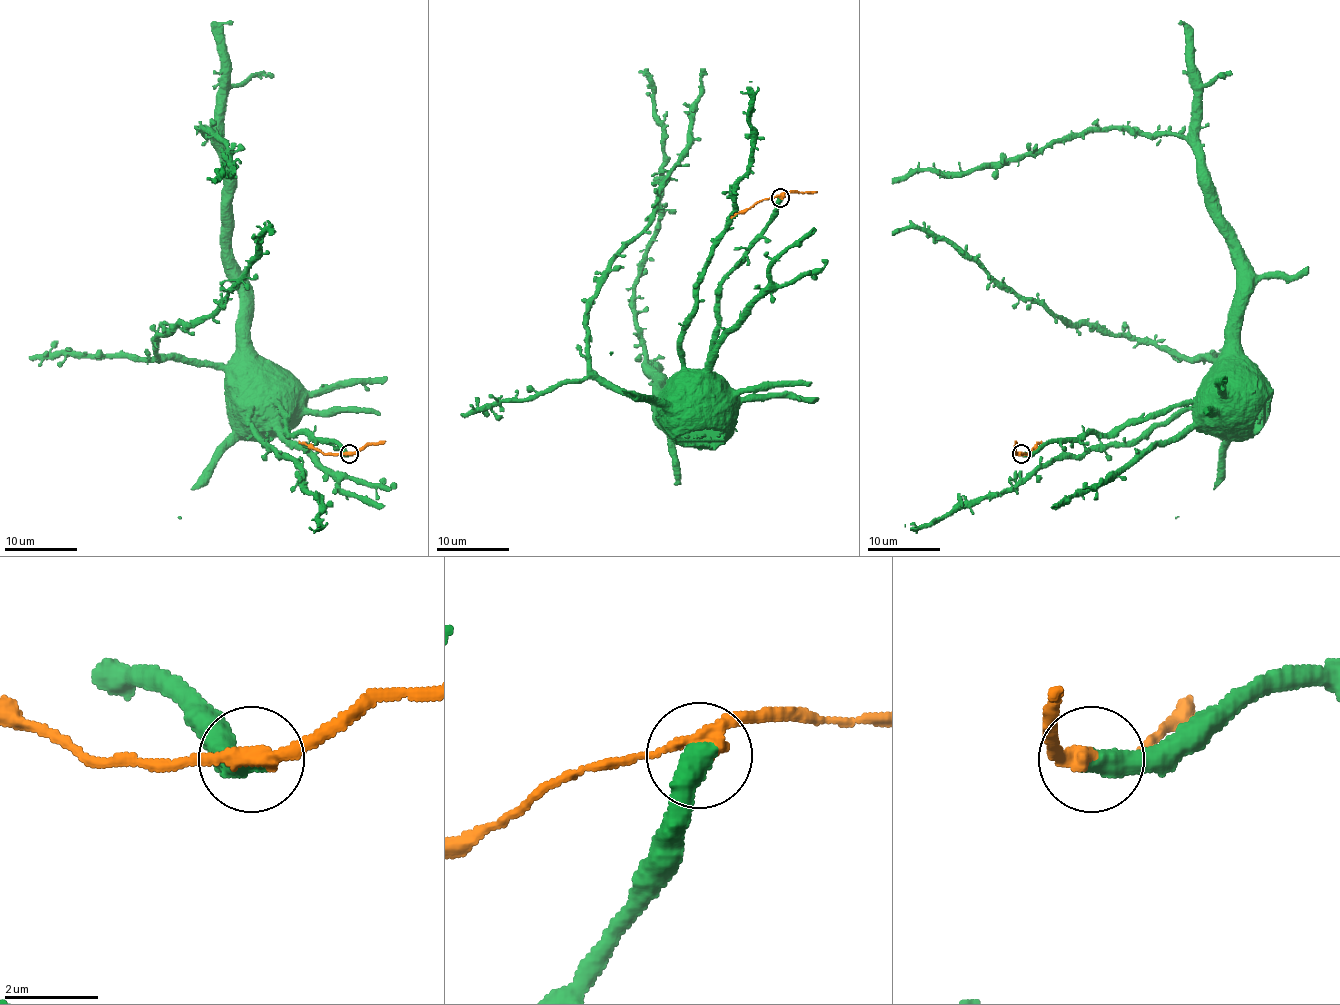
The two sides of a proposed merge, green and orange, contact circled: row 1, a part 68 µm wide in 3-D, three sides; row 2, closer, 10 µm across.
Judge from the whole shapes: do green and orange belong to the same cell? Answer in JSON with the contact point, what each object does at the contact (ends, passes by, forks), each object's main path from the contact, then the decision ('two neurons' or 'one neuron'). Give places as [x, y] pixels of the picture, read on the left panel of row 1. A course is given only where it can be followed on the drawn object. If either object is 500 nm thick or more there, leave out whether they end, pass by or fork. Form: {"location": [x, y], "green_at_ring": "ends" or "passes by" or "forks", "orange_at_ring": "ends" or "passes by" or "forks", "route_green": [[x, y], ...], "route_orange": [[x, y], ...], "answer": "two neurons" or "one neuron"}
{"location": [349, 454], "route_green": [[349, 453], [336, 442], [316, 442], [306, 433], [289, 433], [286, 417], [264, 395], [260, 406]], "route_orange": [[349, 453], [324, 453], [298, 440]], "answer": "two neurons"}

